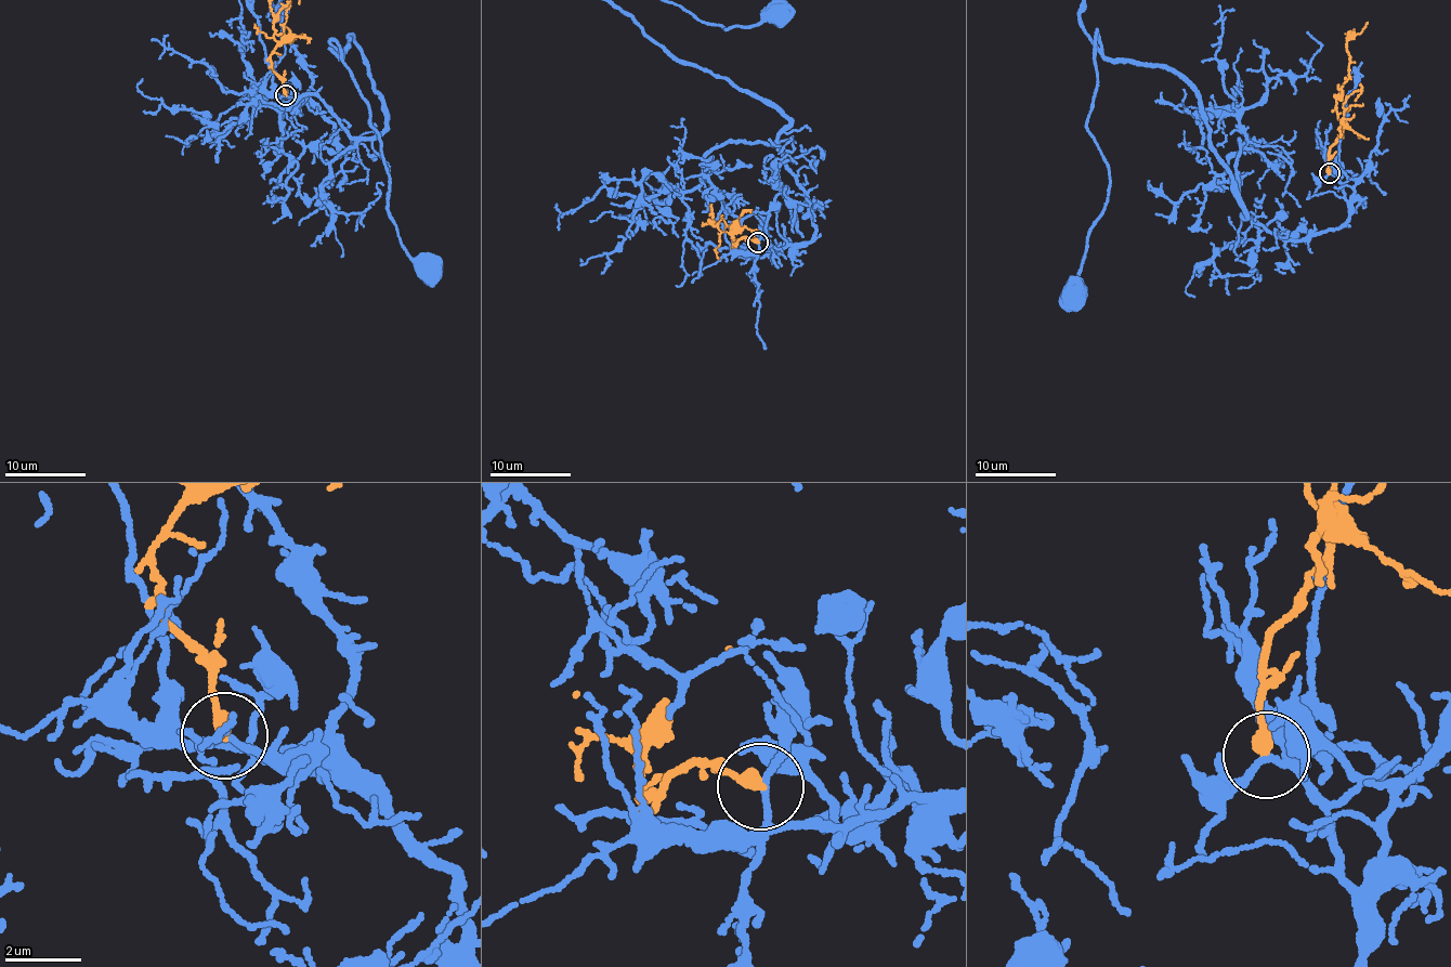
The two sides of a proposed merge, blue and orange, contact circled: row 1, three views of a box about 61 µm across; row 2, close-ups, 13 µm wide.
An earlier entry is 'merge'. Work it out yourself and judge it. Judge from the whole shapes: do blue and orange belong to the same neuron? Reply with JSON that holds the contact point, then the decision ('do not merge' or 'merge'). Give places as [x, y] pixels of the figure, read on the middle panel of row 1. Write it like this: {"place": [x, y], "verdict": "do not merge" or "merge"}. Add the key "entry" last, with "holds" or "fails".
{"place": [758, 242], "verdict": "do not merge", "entry": "fails"}

